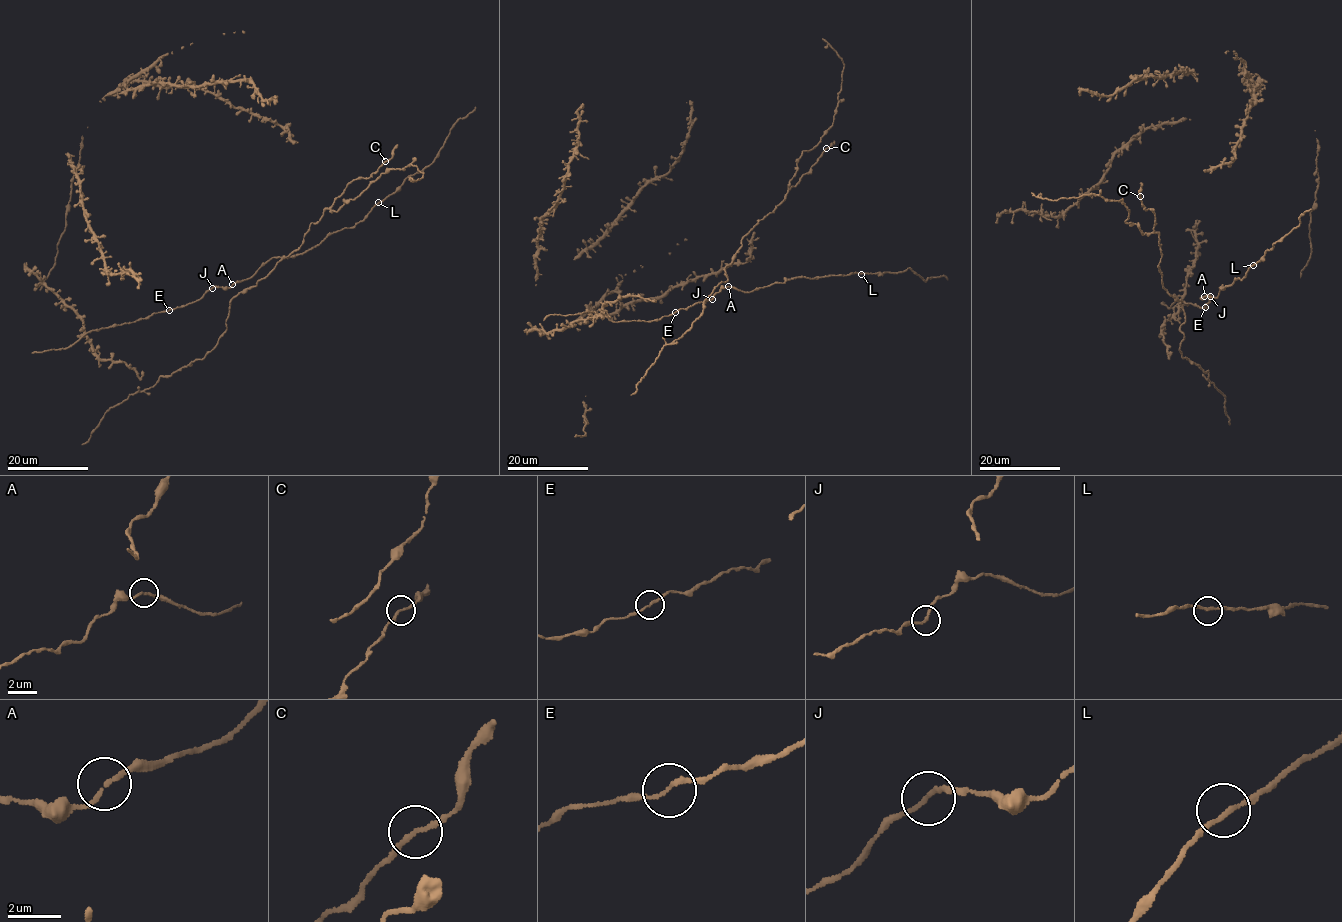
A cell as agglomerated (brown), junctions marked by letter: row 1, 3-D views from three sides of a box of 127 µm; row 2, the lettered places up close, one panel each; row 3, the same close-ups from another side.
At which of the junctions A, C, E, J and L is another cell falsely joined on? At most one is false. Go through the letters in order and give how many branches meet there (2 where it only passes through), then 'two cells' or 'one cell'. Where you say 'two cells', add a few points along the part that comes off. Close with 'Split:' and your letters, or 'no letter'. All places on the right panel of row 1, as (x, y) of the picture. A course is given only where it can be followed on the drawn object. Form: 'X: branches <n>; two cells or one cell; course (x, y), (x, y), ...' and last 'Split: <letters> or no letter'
A: branches 2; one cell
C: branches 2; one cell
E: branches 2; one cell
J: branches 2; one cell
L: branches 2; one cell
Split: no letter

